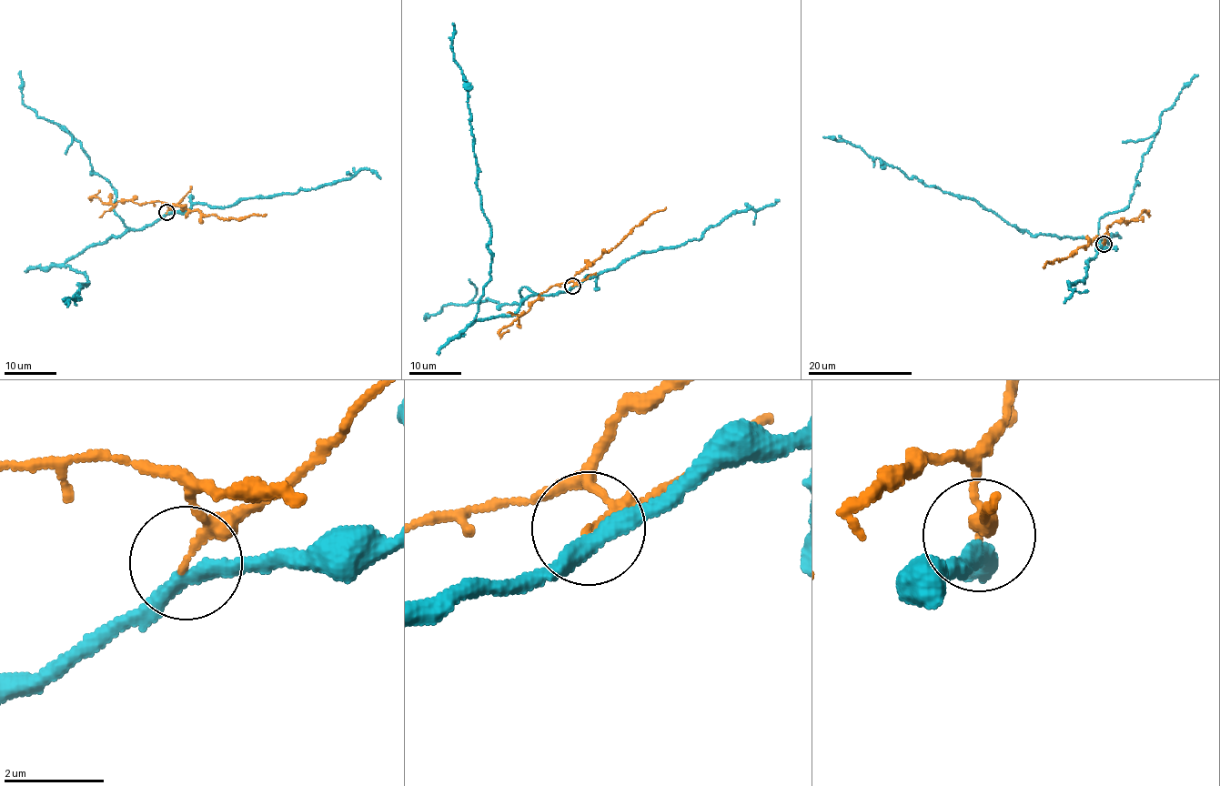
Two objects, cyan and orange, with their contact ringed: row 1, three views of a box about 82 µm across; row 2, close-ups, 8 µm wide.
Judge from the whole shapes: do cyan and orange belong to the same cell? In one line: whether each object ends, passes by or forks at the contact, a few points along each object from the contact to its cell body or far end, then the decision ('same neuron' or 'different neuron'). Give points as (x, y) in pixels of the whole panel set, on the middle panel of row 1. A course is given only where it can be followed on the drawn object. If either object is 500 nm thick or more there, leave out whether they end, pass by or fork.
cyan passes by | orange passes by | cyan via (572, 286), (473, 322), (490, 277), (490, 226), (452, 23) | orange via (572, 286), (576, 275), (616, 246), (653, 212), (663, 210), (666, 206) | different neuron

